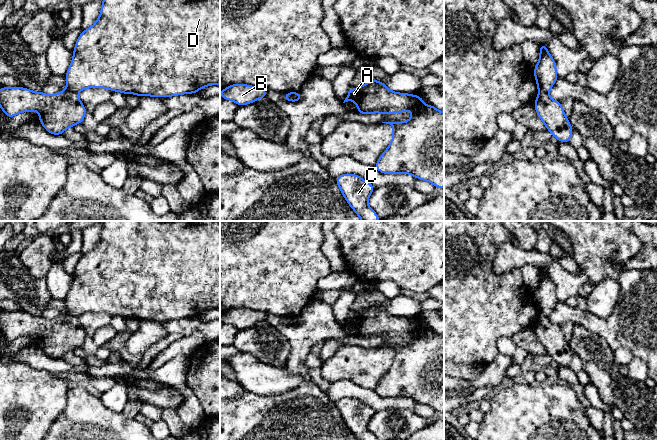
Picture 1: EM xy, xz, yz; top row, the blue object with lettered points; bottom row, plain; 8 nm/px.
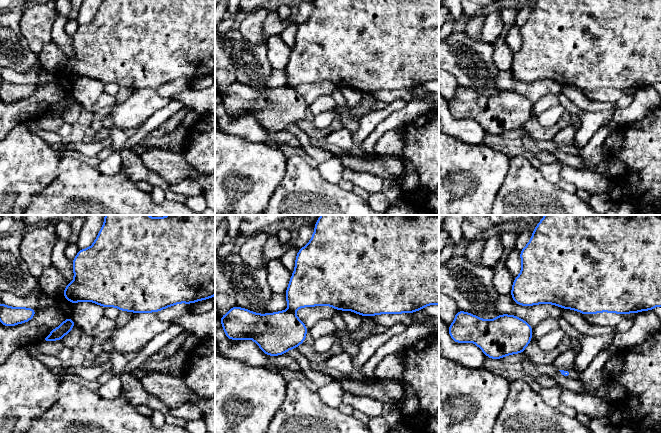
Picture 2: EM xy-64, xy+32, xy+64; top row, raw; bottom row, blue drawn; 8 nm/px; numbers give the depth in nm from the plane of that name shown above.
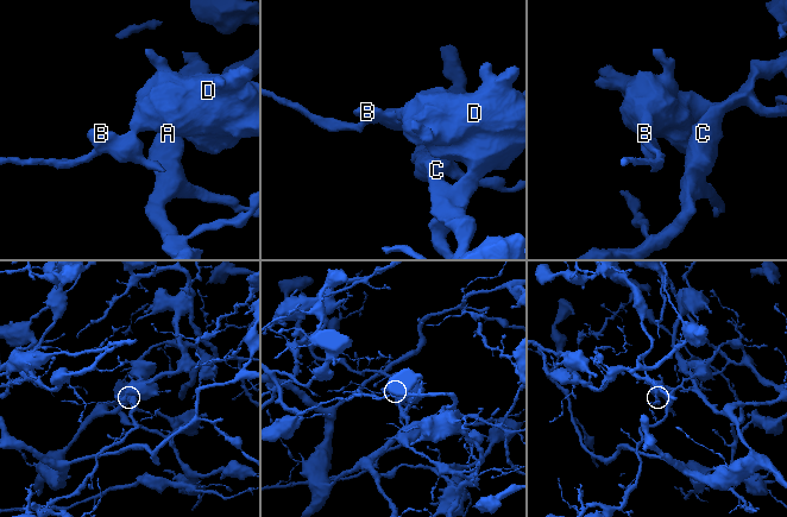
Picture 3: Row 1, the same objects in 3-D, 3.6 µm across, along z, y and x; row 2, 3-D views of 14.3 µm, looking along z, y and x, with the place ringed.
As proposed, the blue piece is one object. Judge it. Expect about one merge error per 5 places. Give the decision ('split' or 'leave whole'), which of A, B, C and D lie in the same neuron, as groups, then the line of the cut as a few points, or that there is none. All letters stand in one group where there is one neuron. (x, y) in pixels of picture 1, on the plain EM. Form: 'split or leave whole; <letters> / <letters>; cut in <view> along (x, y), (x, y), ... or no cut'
split; A C D / B; cut in xy along (67, 312), (76, 317)

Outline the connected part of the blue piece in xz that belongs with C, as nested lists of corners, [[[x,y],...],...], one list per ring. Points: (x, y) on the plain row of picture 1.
[[[341,398],[335,402],[343,421],[358,440],[378,440],[368,430],[368,423],[376,412],[357,398]]]

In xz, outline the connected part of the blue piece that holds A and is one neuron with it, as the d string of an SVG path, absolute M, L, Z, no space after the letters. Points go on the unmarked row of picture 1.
M371 304L358 312L349 312L343 327L351 324L356 327L360 338L393 338L411 334L414 338L406 346L382 346L393 351L393 360L374 391L383 398L410 398L430 406L436 412L444 412L444 336L431 328L425 330L421 320L391 315L380 304Z

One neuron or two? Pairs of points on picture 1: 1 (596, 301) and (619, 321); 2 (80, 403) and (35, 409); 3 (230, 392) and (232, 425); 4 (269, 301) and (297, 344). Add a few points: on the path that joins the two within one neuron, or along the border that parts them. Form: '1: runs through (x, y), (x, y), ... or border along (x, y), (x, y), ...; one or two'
1: border along (620, 291), (609, 315), (598, 317), (588, 312); two
2: border along (70, 384), (67, 390), (67, 404), (51, 424); two
3: border along (247, 391), (230, 399); two
4: border along (267, 314), (281, 315), (283, 317); two

